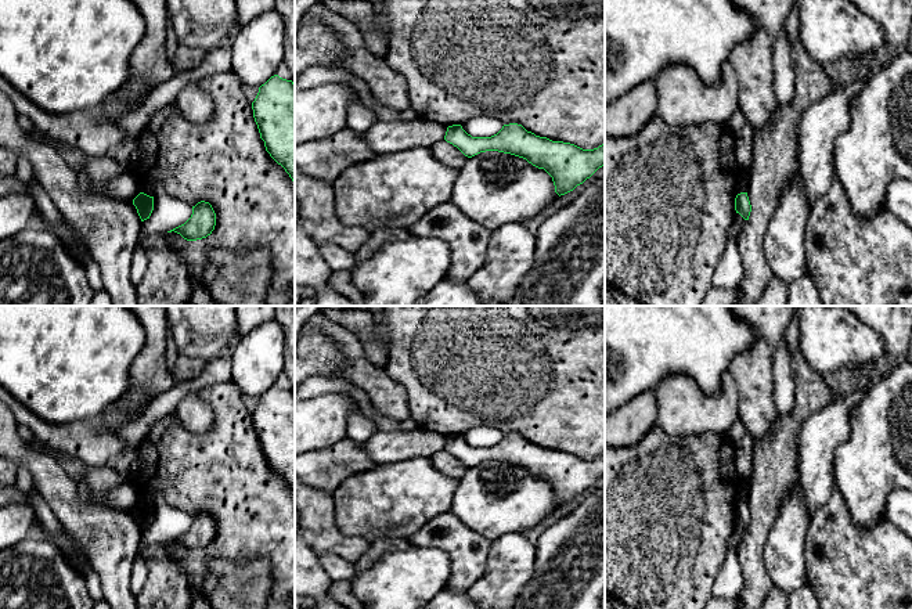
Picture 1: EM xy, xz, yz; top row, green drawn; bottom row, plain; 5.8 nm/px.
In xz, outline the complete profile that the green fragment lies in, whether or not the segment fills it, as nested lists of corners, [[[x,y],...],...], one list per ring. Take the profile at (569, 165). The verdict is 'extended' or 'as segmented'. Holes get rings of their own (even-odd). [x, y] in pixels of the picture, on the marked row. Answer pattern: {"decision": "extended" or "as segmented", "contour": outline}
{"decision": "as segmented", "contour": [[[518,123],[504,125],[491,137],[472,137],[461,125],[453,125],[447,127],[444,140],[468,158],[486,151],[523,158],[552,177],[559,197],[573,191],[605,166],[605,144],[594,149],[583,149],[570,143],[536,136]]]}

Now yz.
{"decision": "as segmented", "contour": [[[740,192],[735,198],[735,210],[739,213],[745,220],[749,220],[751,205],[747,197],[747,192]]]}

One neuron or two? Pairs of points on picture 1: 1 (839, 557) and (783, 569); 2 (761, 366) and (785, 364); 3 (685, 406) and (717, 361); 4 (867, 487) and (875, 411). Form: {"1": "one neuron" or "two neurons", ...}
{"1": "two neurons", "2": "two neurons", "3": "two neurons", "4": "one neuron"}

